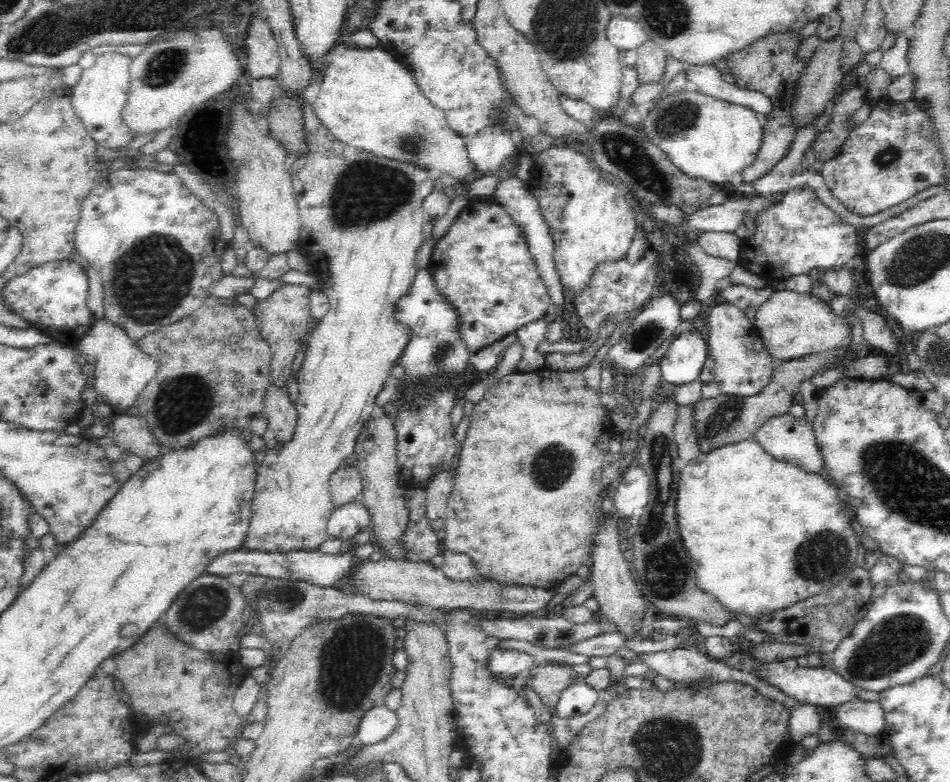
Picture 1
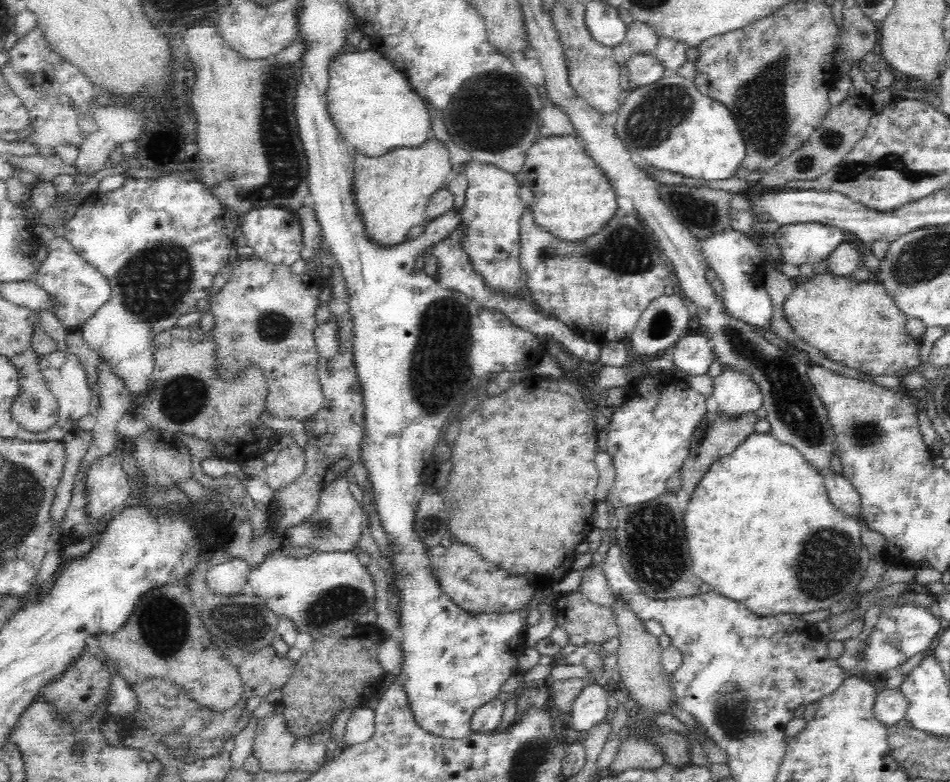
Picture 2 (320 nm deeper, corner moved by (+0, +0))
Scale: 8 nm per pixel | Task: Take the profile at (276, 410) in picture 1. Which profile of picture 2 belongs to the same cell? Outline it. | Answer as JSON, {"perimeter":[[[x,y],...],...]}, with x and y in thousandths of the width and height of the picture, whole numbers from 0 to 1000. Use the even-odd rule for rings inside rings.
{"perimeter":[[[312,564],[299,570],[289,591],[281,597],[281,619],[289,628],[301,618],[314,611],[321,600],[321,575]]]}

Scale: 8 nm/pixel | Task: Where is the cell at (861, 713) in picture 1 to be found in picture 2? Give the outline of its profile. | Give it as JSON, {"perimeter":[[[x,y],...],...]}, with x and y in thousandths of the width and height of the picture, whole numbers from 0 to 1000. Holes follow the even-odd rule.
{"perimeter":[[[932,881],[923,886],[919,900],[920,918],[931,930],[938,930],[952,919],[953,890],[945,881]]]}

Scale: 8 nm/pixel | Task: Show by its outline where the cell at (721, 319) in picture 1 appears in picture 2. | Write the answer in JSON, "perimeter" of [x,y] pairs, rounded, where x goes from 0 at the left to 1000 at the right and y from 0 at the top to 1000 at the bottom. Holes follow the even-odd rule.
{"perimeter":[[[760,467],[760,476],[751,483],[748,517],[764,531],[796,527],[804,517],[800,492],[792,485],[789,474]]]}

